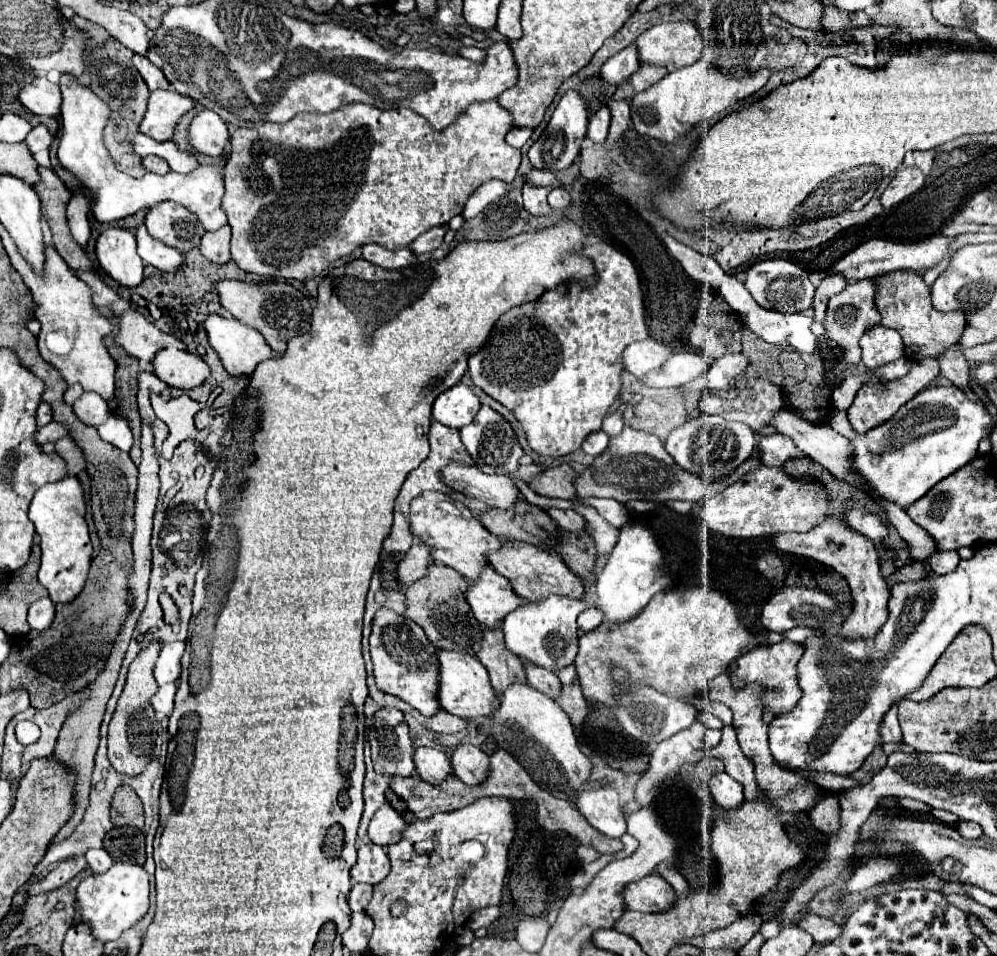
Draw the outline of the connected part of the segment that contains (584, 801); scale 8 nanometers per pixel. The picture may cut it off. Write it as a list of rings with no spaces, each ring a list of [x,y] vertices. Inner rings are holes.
[[[589,789],[577,797],[577,809],[603,835],[619,839],[627,831],[619,797],[613,789]]]

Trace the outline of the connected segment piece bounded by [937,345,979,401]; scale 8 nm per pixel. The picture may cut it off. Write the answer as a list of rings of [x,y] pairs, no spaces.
[[[953,345],[949,347],[939,359],[939,367],[941,367],[941,373],[953,381],[957,387],[961,387],[969,399],[975,399],[979,401],[979,397],[973,393],[973,389],[969,387],[969,363],[965,361],[965,357],[961,355],[961,347],[959,345]]]

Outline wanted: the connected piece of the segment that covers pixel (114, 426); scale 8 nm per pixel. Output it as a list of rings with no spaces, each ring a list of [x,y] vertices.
[[[112,414],[107,423],[103,423],[98,428],[98,433],[105,443],[111,443],[122,451],[129,452],[133,445],[133,435],[125,419]]]

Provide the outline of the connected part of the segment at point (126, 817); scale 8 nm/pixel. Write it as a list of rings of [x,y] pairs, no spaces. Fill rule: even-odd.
[[[119,787],[113,803],[111,803],[111,821],[113,825],[121,827],[121,825],[129,825],[129,827],[143,827],[143,803],[141,799],[135,795],[135,791],[131,787]]]

